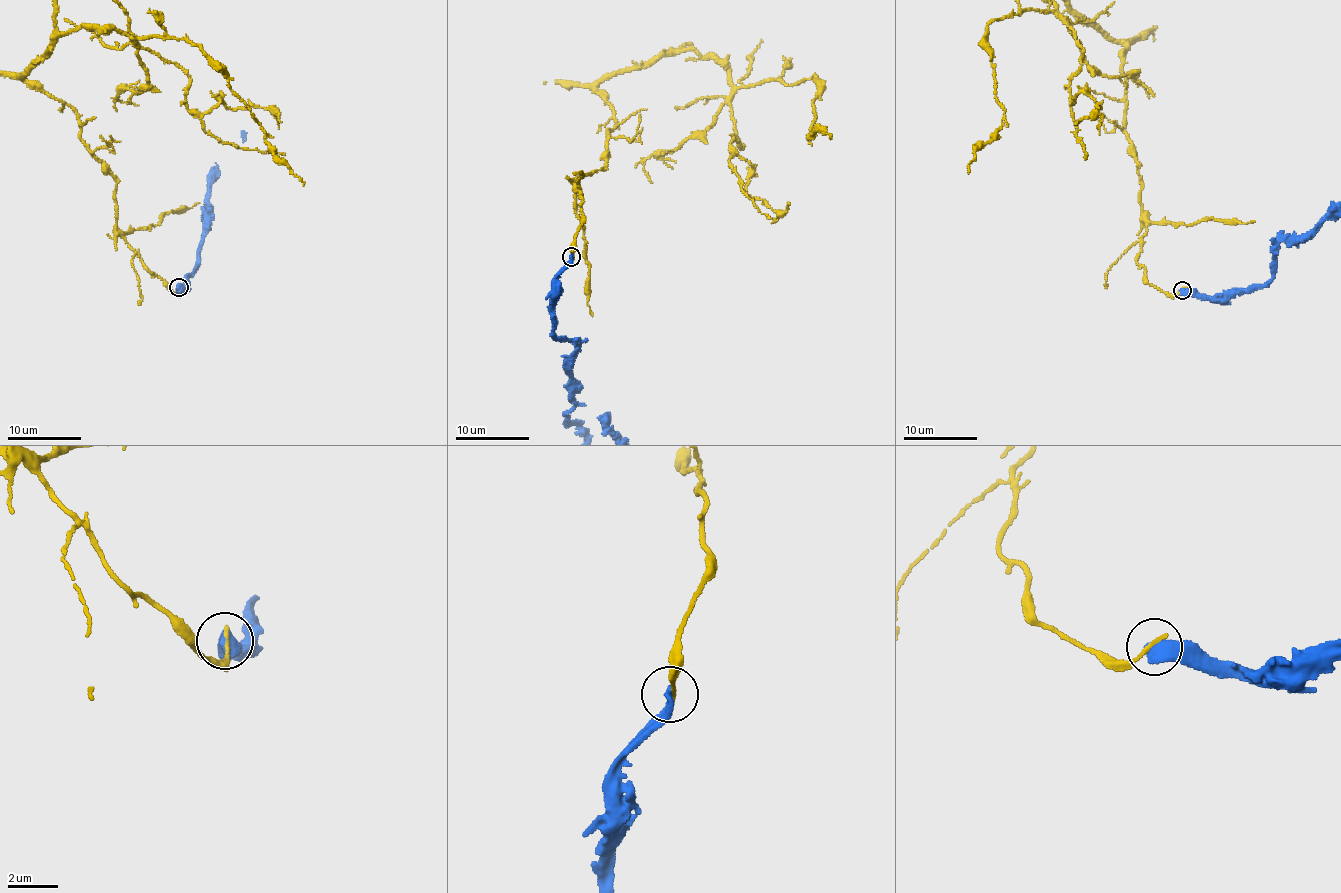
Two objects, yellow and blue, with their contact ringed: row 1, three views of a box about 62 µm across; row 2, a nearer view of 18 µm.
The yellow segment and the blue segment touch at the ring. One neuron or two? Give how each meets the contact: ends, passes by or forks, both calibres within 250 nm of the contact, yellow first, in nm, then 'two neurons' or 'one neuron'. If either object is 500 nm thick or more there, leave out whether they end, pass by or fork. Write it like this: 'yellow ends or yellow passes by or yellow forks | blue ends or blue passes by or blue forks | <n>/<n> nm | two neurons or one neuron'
yellow ends | blue ends | 150/440 nm | two neurons

